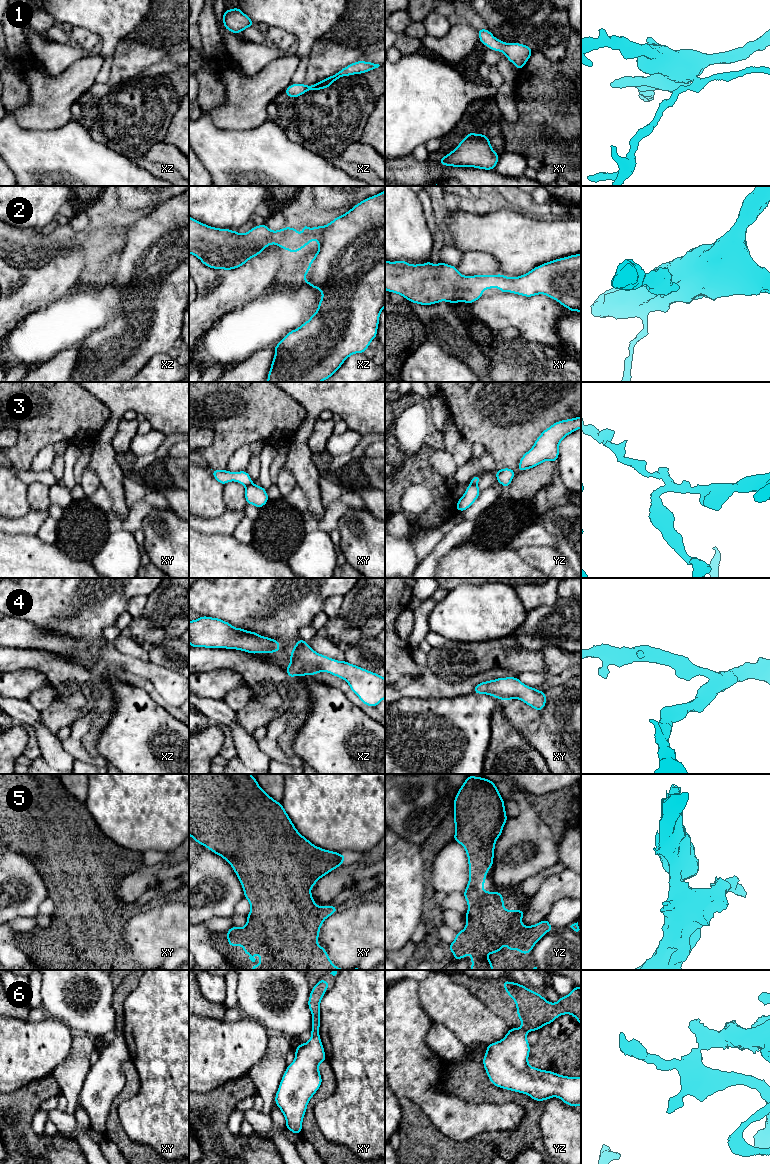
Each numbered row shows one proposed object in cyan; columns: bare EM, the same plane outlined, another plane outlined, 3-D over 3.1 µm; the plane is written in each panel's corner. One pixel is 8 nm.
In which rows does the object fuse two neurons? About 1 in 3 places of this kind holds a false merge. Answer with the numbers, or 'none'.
3, 6

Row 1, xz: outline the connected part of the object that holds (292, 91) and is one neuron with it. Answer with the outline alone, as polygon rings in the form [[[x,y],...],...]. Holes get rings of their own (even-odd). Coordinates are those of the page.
[[[357,61],[354,62],[342,70],[340,70],[338,73],[320,81],[317,82],[311,86],[305,85],[305,84],[291,84],[285,91],[285,93],[288,95],[288,97],[297,98],[298,96],[301,96],[305,92],[308,92],[309,90],[322,90],[324,88],[330,88],[330,85],[338,80],[342,76],[350,76],[354,74],[362,74],[368,71],[371,71],[373,69],[378,68],[380,65],[372,62],[366,62],[366,61]]]

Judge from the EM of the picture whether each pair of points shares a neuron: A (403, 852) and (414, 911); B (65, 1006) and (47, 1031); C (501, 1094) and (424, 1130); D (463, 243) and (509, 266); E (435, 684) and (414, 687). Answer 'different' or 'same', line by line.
A: same
B: different
C: same
D: same
E: same

